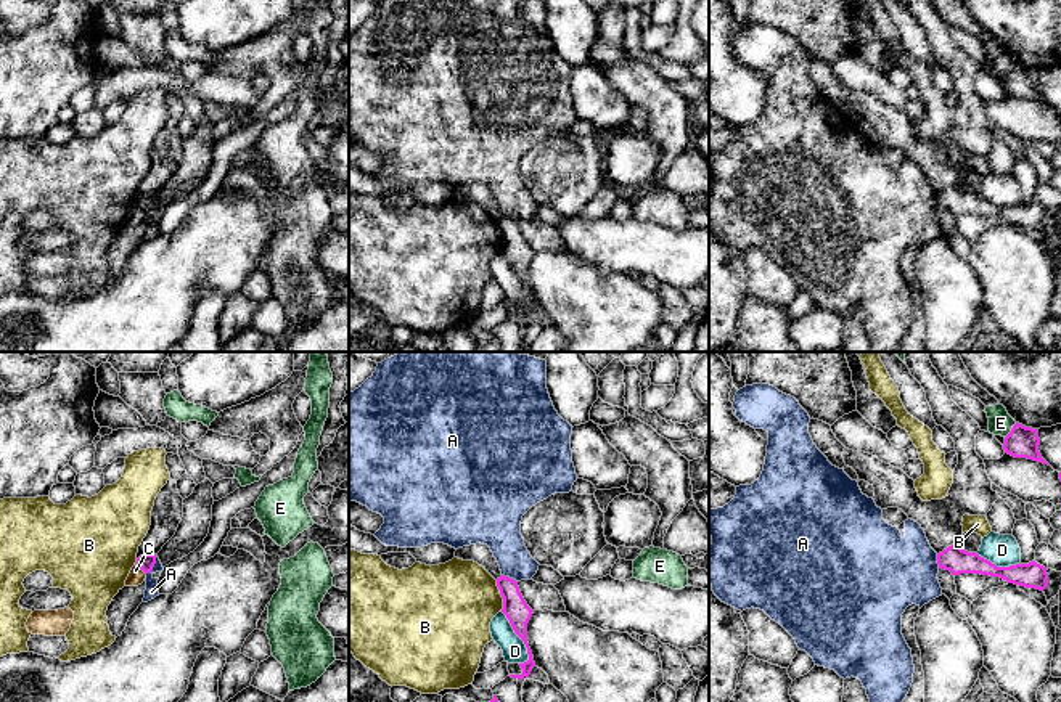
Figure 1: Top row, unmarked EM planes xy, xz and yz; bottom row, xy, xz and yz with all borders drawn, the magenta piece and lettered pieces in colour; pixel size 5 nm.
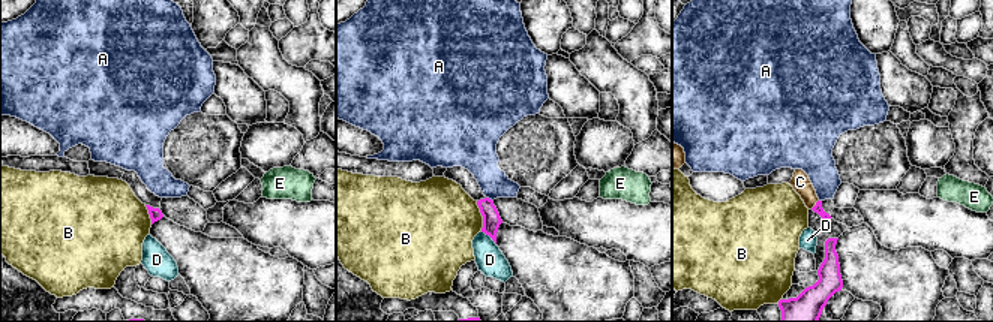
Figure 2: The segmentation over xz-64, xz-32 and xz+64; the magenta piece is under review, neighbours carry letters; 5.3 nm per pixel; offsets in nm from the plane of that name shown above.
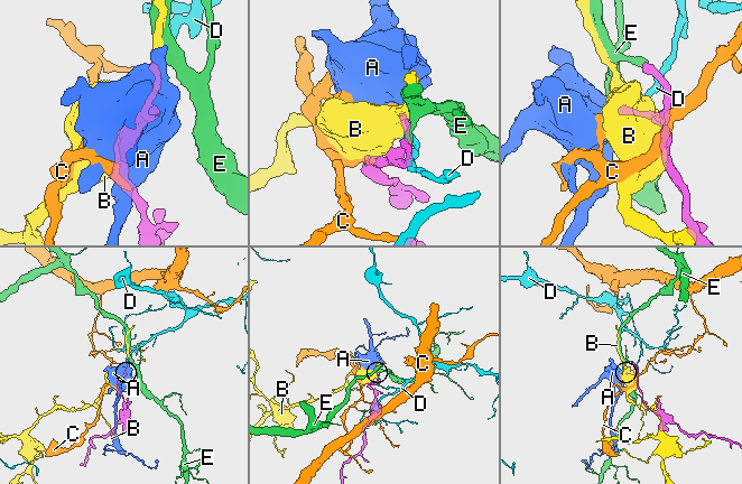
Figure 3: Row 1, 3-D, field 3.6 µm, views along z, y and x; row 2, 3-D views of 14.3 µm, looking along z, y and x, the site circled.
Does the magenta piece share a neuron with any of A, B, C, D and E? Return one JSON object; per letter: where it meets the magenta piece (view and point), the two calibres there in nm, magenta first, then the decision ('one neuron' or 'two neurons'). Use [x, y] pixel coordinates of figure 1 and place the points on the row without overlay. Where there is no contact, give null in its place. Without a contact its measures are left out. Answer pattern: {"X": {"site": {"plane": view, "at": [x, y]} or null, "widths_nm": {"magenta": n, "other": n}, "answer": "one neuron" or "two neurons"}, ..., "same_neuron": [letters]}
{"A": {"site": {"plane": "xy", "at": [155, 203]}, "widths_nm": {"magenta": 80, "other": 70}, "answer": "two neurons"}, "B": {"site": {"plane": "xz", "at": [502, 236]}, "widths_nm": {"magenta": 120, "other": 420}, "answer": "two neurons"}, "C": {"site": {"plane": "xy", "at": [140, 208]}, "widths_nm": {"magenta": 80, "other": 80}, "answer": "two neurons"}, "D": {"site": {"plane": "xz", "at": [520, 277]}, "widths_nm": {"magenta": 120, "other": 120}, "answer": "two neurons"}, "E": {"site": {"plane": "yz", "at": [1011, 71]}, "widths_nm": {"magenta": 160, "other": 120}, "answer": "two neurons"}, "same_neuron": []}

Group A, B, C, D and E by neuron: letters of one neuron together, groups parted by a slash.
A / B / C / D / E

